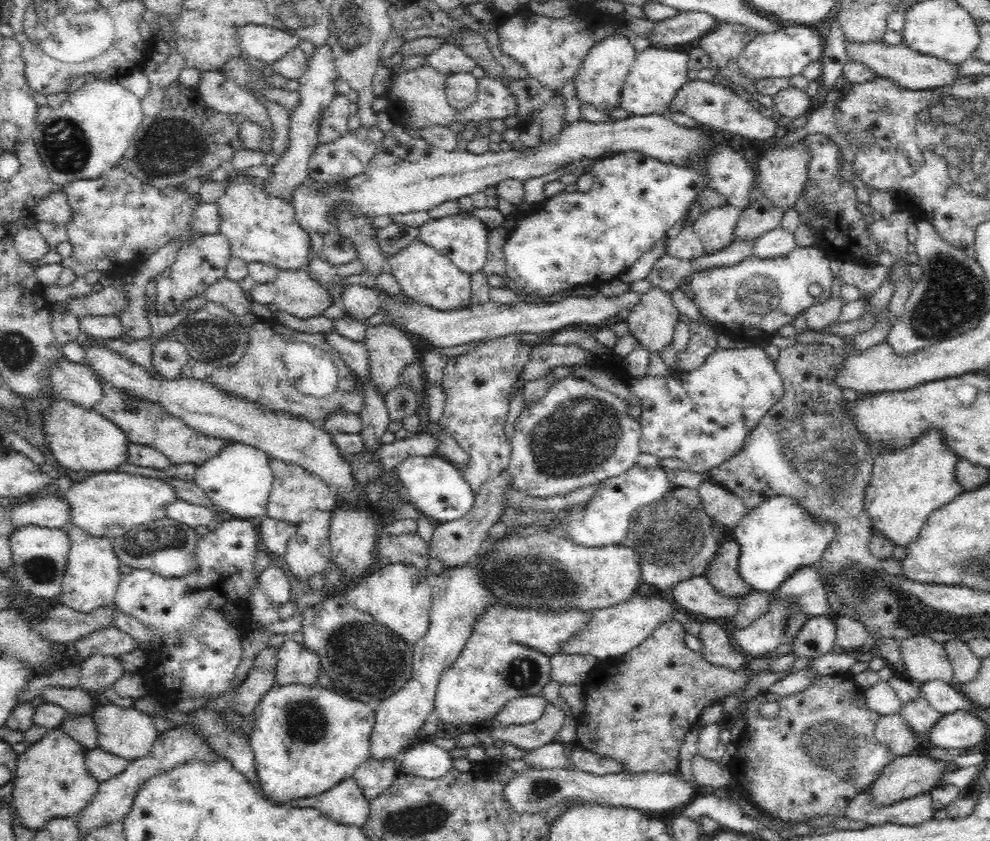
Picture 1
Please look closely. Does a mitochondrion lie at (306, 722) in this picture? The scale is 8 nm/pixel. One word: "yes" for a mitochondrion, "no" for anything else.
yes

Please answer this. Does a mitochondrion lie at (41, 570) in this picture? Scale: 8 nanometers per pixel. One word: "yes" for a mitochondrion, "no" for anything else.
yes

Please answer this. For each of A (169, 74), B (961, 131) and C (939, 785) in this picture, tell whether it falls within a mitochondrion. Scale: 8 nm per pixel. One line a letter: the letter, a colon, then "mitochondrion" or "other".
A: other
B: mitochondrion
C: other

